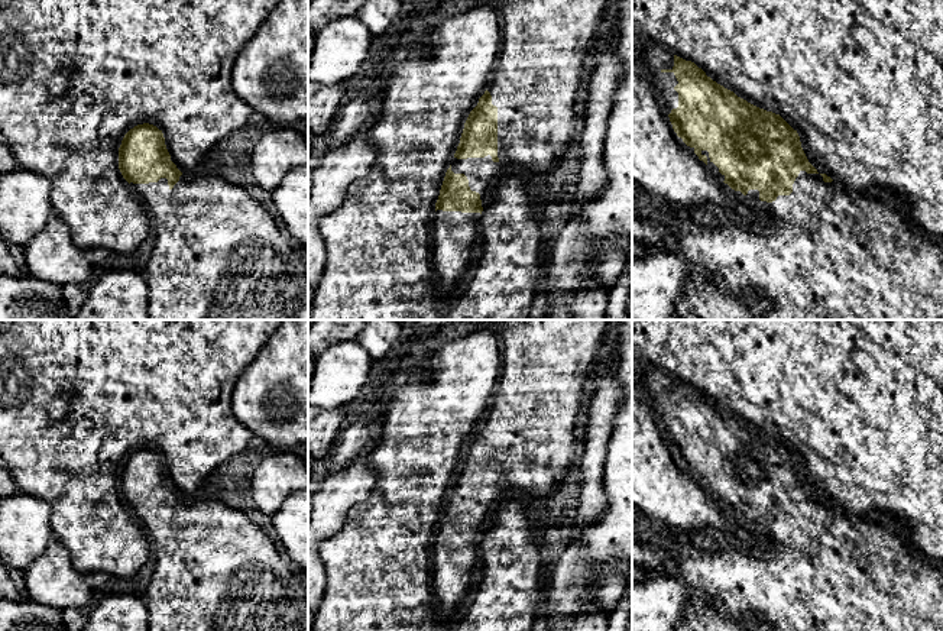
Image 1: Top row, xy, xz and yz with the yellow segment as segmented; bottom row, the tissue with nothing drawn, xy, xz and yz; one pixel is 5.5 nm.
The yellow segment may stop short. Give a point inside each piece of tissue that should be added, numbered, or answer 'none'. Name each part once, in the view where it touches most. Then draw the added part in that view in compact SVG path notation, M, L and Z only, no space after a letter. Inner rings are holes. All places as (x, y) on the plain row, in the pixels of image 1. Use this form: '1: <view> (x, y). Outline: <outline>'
1: yz (823, 569). Outline: M800 495L790 520L778 520L772 527L761 525L758 514L749 514L746 520L741 515L735 517L742 522L748 540L732 538L726 549L713 546L712 550L706 551L691 547L690 541L683 549L667 549L642 541L632 534L632 564L654 572L657 576L668 576L681 582L690 590L684 618L678 622L675 631L748 631L745 615L749 612L758 612L761 621L772 627L771 631L943 631L943 564L927 559L908 538L882 527L872 518L848 514L836 505L824 507L820 498L807 498L806 495Z

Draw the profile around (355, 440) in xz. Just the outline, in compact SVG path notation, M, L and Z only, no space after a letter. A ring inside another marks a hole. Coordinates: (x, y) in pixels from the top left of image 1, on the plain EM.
M359 420L341 430L338 440L331 452L328 463L330 472L337 472L349 462L369 450L372 446L369 423L370 420Z

